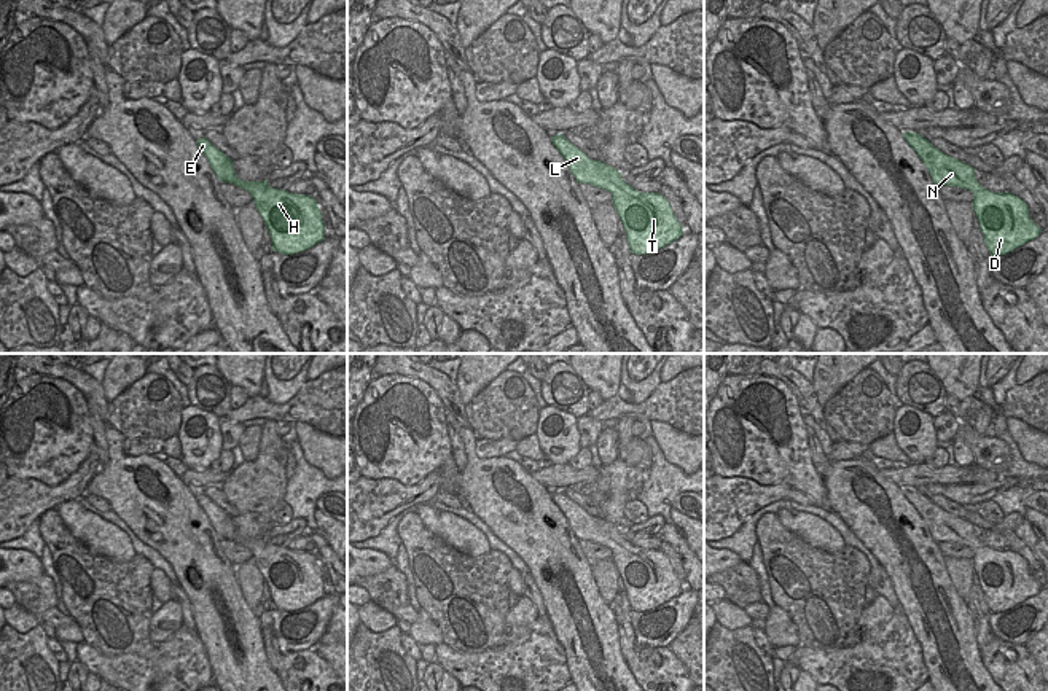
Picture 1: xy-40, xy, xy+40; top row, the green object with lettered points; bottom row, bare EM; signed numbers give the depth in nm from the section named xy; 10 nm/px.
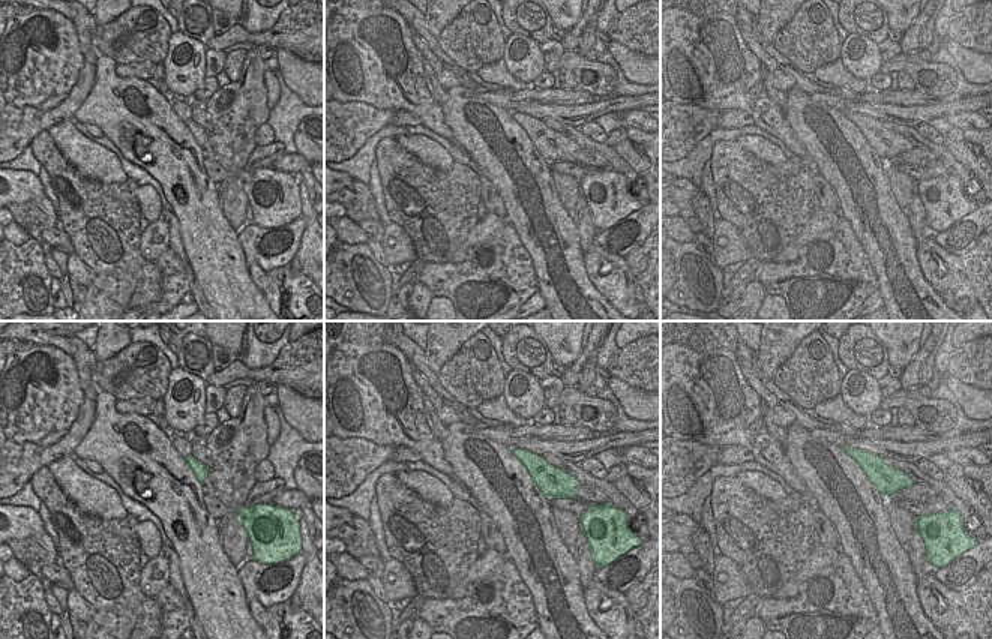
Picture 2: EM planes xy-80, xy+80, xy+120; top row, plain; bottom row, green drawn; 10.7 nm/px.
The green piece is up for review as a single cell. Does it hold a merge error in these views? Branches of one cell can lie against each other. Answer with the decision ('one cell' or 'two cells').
one cell

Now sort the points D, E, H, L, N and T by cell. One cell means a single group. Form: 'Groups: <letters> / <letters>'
Groups: D E H L N T.

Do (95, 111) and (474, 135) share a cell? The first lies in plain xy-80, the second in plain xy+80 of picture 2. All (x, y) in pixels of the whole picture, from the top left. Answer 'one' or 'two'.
one

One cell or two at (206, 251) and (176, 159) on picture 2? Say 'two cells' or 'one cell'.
one cell

